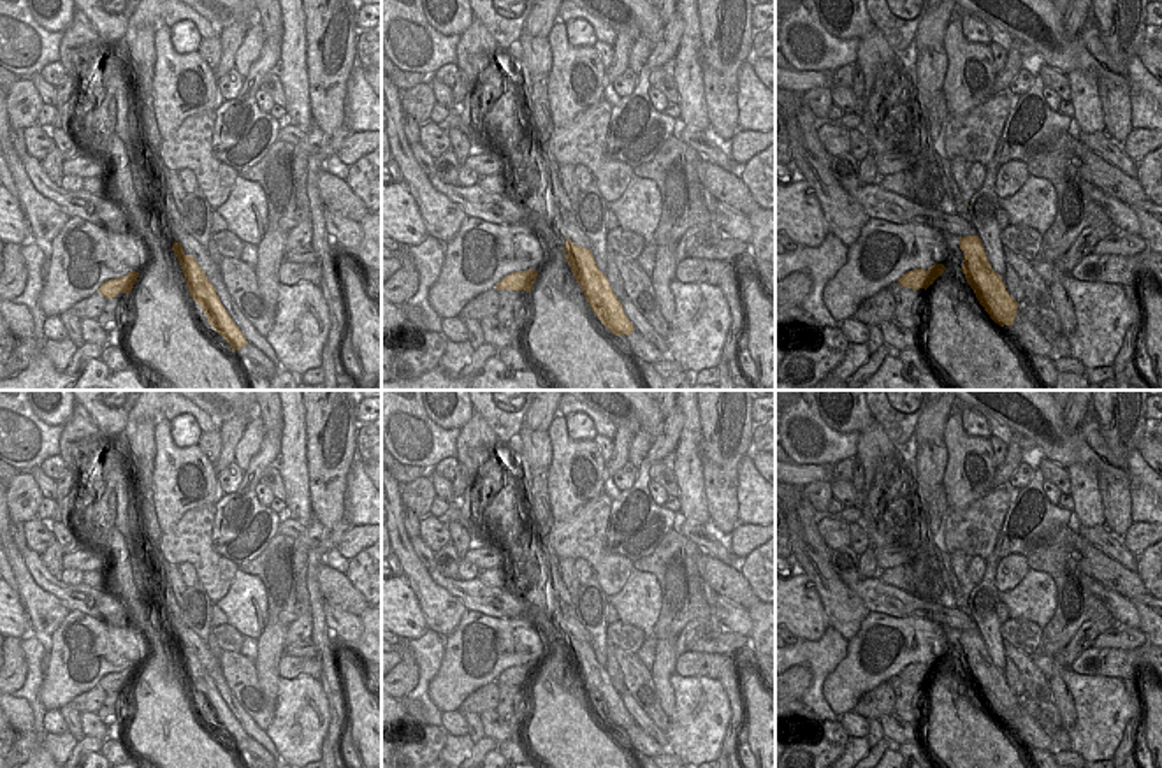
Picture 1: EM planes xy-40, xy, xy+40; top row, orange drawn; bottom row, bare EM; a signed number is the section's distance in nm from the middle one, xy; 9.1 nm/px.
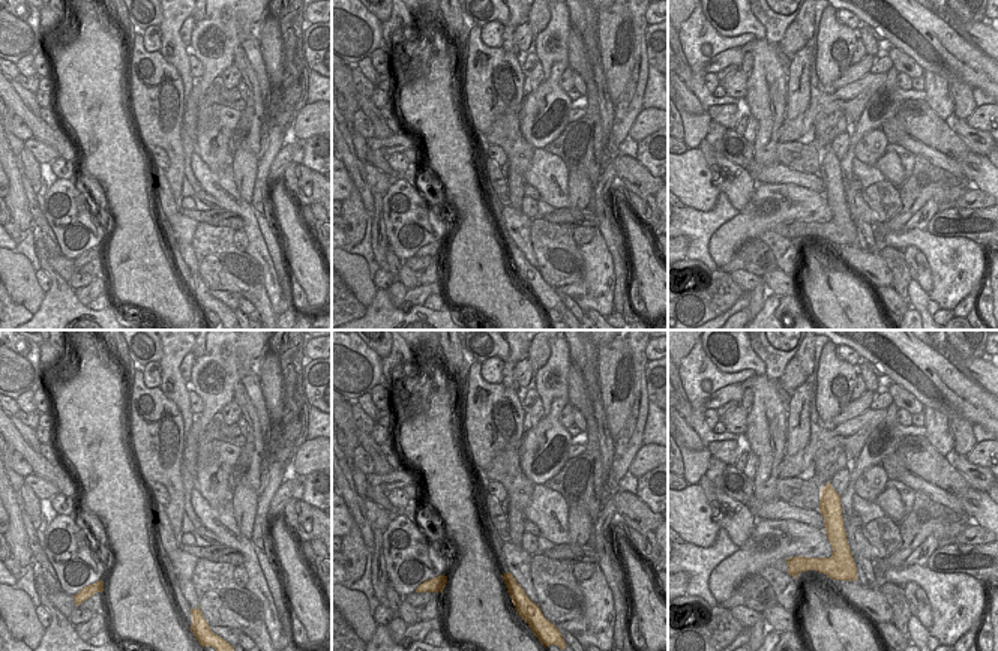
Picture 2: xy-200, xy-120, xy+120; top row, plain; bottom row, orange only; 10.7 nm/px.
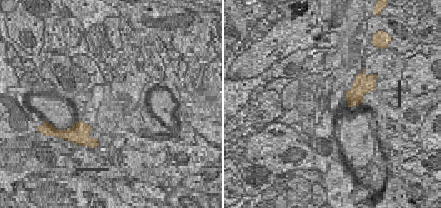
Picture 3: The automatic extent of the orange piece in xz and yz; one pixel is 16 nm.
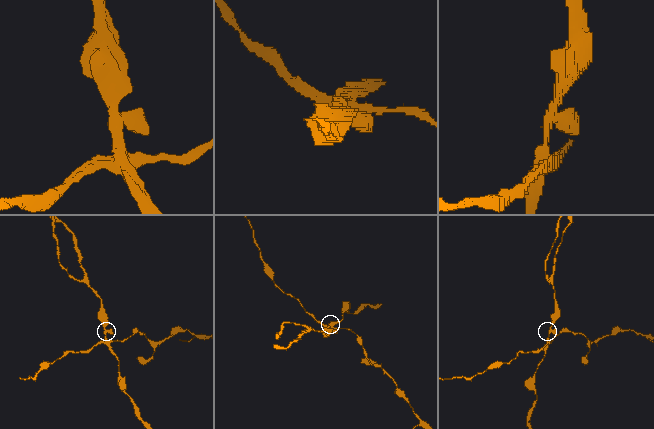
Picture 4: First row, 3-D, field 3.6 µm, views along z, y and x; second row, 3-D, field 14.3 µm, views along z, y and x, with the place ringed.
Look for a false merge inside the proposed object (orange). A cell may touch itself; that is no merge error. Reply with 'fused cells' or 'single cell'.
fused cells

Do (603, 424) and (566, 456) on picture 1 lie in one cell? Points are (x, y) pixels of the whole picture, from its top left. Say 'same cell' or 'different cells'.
different cells

